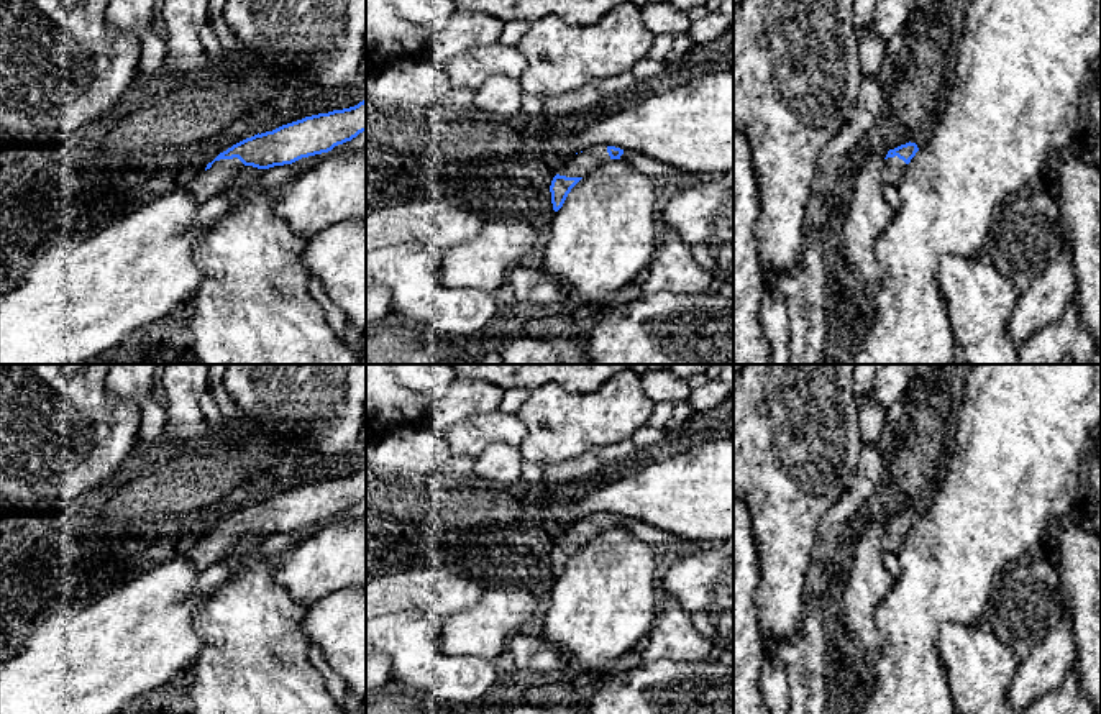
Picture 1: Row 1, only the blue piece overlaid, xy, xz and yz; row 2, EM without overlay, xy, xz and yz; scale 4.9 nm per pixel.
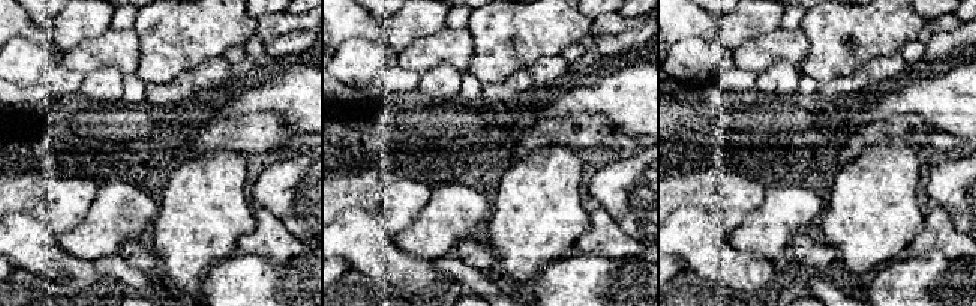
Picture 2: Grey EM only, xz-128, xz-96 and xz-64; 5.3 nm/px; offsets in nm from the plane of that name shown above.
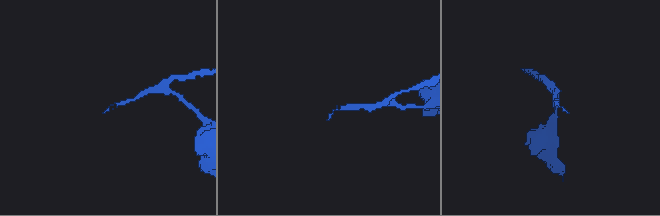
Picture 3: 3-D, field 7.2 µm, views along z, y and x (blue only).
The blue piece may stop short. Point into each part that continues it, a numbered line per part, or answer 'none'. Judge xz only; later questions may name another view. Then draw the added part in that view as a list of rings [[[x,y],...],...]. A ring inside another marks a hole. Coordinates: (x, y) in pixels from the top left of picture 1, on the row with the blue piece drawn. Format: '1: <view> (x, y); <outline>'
1: xz (583, 163); [[[592,146],[582,153],[578,153],[566,164],[563,164],[558,174],[566,177],[584,177],[607,161],[610,161],[607,146]]]

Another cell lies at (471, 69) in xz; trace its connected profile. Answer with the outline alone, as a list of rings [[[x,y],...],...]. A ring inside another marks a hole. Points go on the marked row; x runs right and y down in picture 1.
[[[497,43],[455,56],[443,62],[443,67],[453,87],[476,92],[491,76],[500,74],[519,80],[527,69],[527,61],[517,48],[504,48]]]

